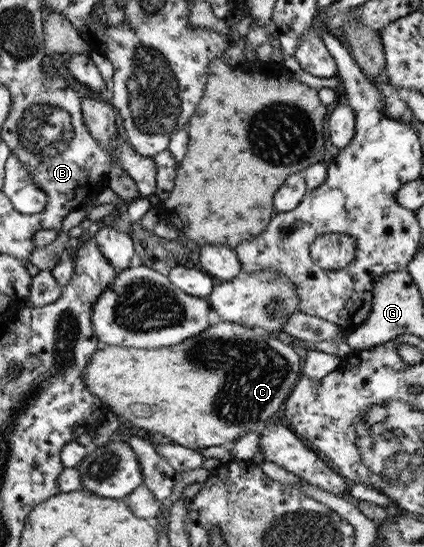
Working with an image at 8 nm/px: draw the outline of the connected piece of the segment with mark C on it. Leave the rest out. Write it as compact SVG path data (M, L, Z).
M219 322L209 325L209 329L205 329L201 335L197 335L197 338L189 339L179 343L178 345L160 348L160 349L134 349L125 348L120 346L107 346L103 345L89 361L87 369L83 371L83 380L85 384L89 386L89 390L93 394L99 396L105 404L111 409L111 411L121 415L126 422L141 430L147 430L150 432L161 433L165 437L170 437L175 443L182 445L189 449L205 449L205 447L222 446L229 442L235 442L239 439L241 433L249 431L249 429L258 428L262 425L262 422L267 422L274 413L277 413L283 405L283 401L286 401L289 394L292 393L293 387L297 385L301 377L301 357L298 355L295 347L291 345L285 345L277 338L267 336L261 331L255 329L249 329L243 325L231 322Z

